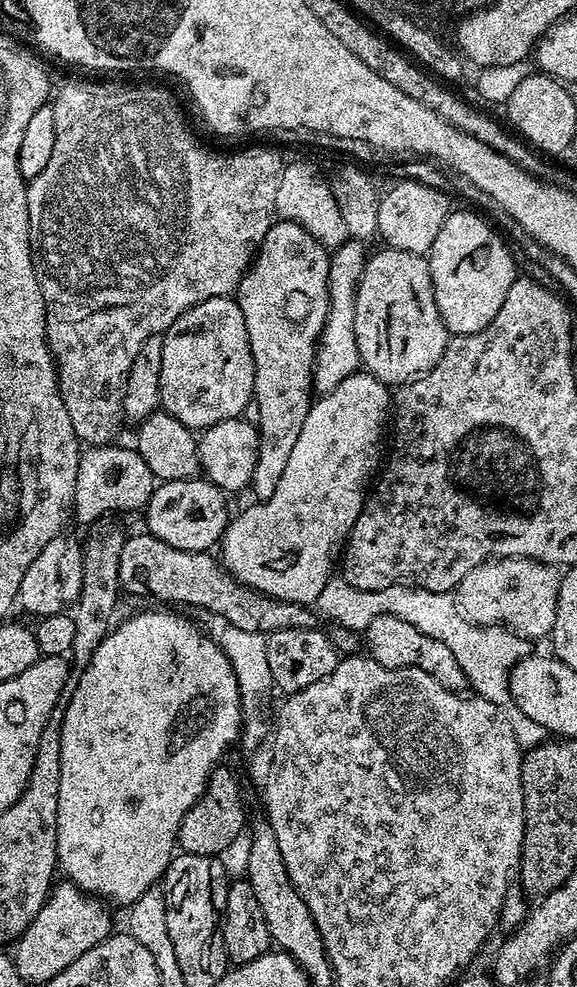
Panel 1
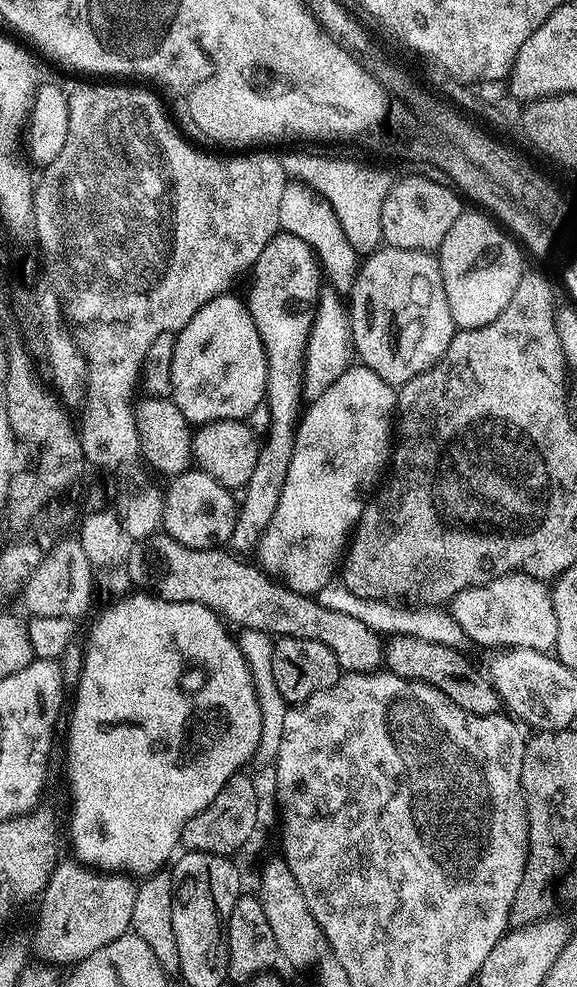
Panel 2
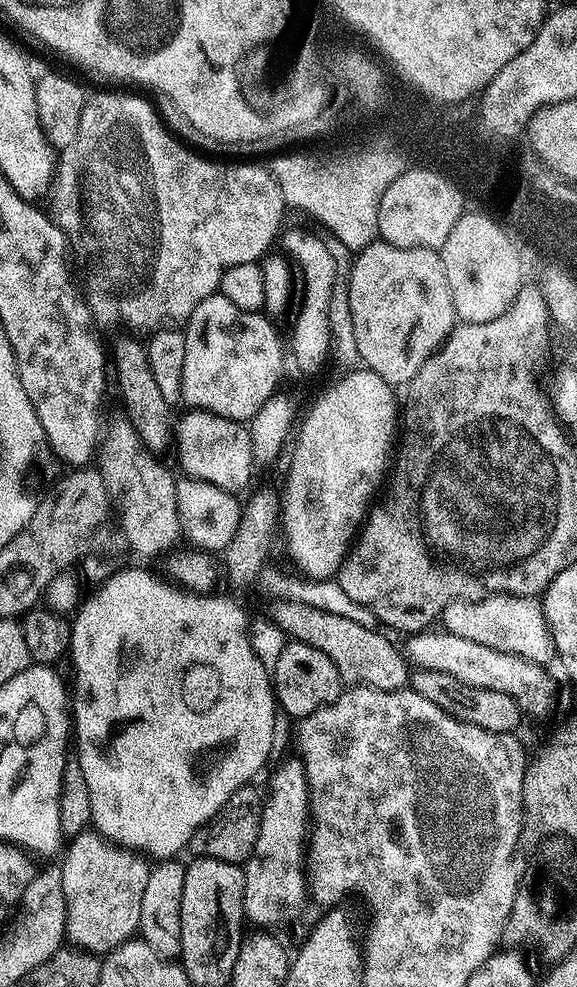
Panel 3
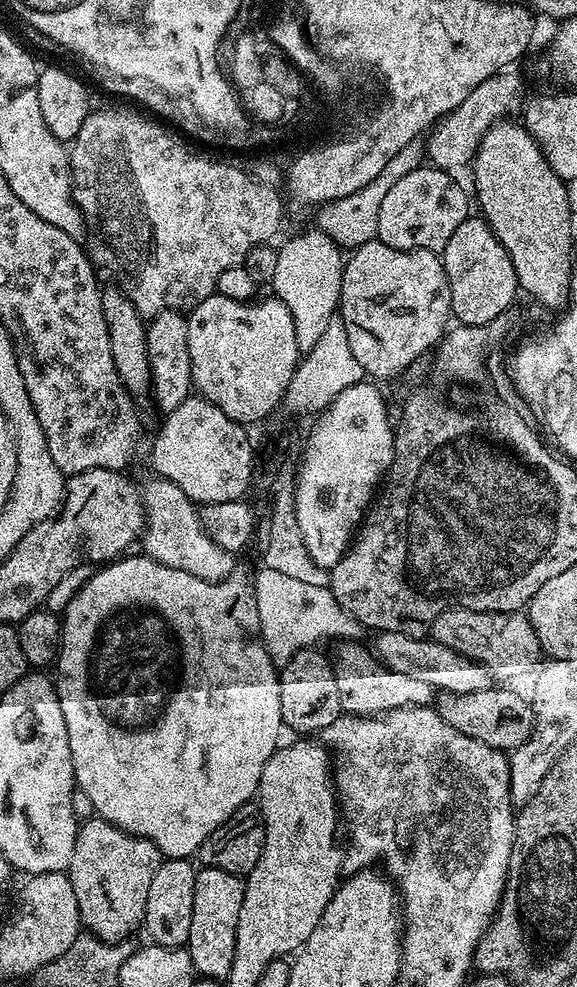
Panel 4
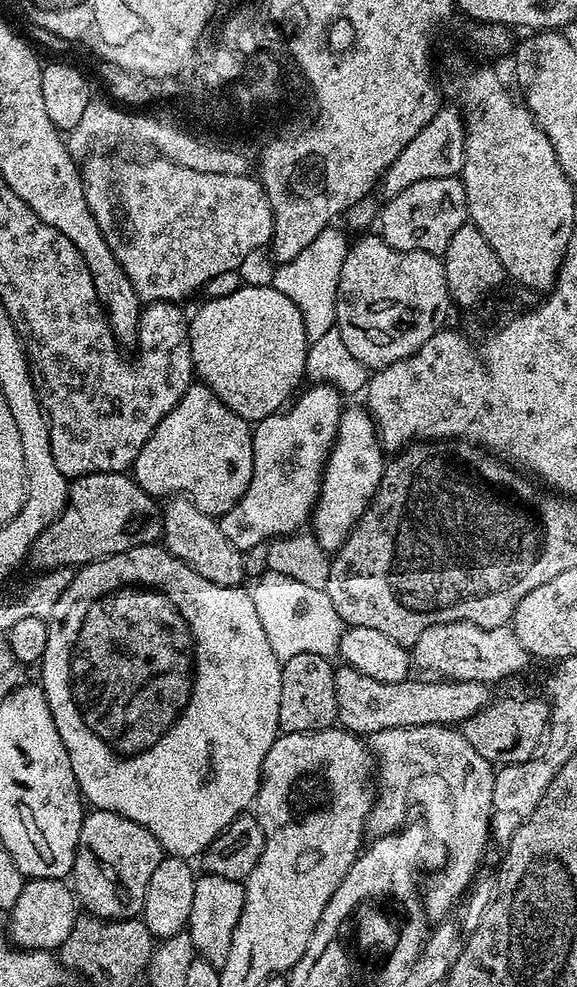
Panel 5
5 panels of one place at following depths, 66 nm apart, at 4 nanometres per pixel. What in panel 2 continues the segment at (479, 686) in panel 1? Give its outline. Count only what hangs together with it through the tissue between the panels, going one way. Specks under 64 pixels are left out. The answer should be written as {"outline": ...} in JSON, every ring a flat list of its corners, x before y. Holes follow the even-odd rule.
{"outline":[[333,582,318,593,322,606,330,610,338,610,342,614,350,614,366,626,370,626,377,634,403,634,429,640,432,644,445,644,447,648,459,649,460,643,465,643,466,637,463,630,454,622,451,611,441,610,436,606,401,606,396,602,387,600,363,600,350,594,339,583],[413,608,413,609,412,609]]}

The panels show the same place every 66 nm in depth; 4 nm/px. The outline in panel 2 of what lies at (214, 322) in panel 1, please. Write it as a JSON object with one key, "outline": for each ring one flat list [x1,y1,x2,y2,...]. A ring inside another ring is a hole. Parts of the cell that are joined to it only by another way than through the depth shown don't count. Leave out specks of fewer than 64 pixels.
{"outline":[[232,295,214,297,175,333,170,398,192,426,215,420,247,421,254,408,265,403,268,363,262,338,250,318,247,303]]}

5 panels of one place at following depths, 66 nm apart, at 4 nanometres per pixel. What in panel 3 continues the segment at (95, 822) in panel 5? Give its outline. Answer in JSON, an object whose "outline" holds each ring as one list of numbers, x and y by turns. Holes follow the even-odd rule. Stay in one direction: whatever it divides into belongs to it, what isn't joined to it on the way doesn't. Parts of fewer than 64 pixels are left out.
{"outline":[[95,830,87,831,67,841,64,861,58,864,65,895,66,940,85,952,107,954,137,935,150,864,141,853,121,848]]}

